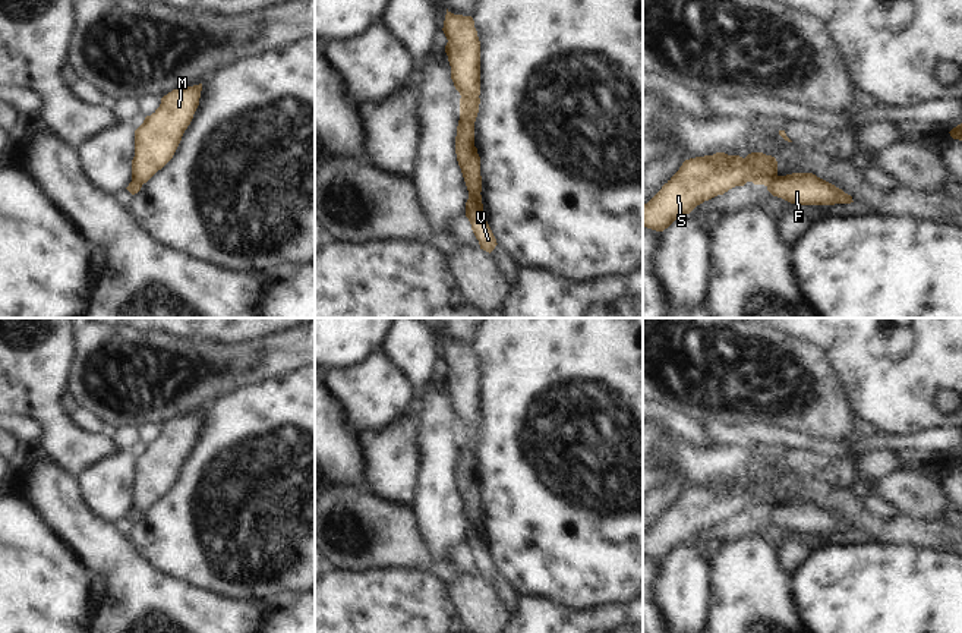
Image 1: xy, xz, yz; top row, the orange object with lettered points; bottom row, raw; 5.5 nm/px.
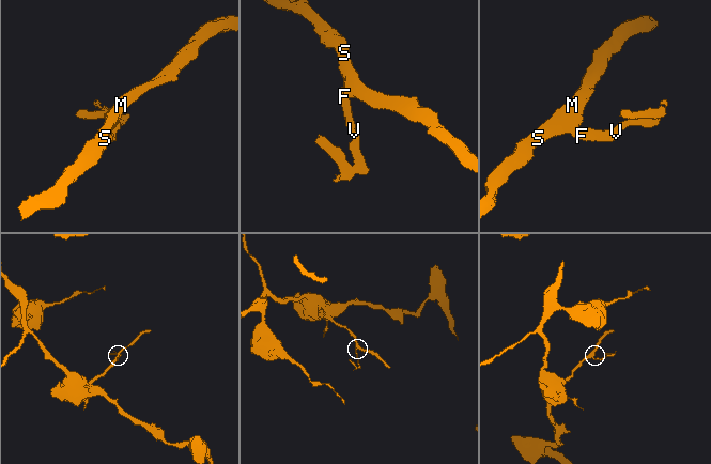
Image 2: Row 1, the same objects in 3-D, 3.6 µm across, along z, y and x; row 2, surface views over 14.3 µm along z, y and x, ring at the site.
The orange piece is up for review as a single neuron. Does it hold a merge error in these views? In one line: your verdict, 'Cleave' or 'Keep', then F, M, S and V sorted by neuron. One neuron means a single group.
Cleave. Groups: F V / M S

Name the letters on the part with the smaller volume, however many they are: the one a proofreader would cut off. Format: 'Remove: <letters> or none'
Remove: F, V

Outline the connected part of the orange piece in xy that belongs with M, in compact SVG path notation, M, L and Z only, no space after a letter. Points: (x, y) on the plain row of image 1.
M202 412L173 418L135 459L132 508L146 511L173 486L199 434L201 419Z

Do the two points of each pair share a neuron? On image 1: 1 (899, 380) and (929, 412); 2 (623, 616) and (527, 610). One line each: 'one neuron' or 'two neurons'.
1: one neuron
2: one neuron

